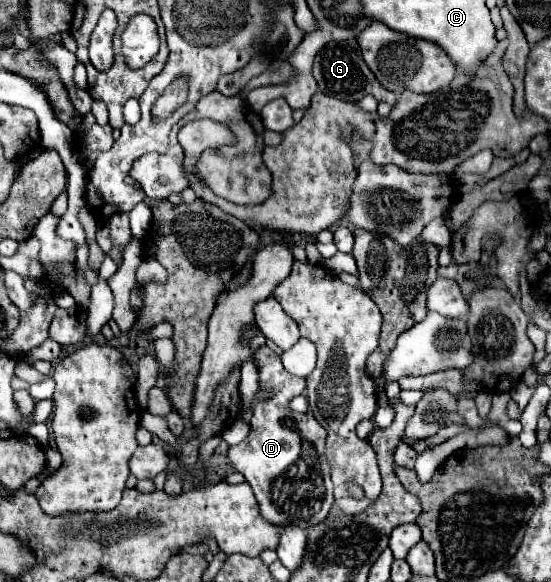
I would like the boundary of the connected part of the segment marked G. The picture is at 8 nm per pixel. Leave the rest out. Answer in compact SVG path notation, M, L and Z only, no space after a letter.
M328 42L314 58L314 68L312 74L318 82L320 92L324 92L326 96L334 96L338 100L346 100L346 102L358 102L364 96L374 96L378 102L386 102L390 106L396 104L396 96L394 92L386 90L376 76L372 74L372 70L366 66L366 62L362 60L362 54L358 48L352 48L348 42Z

